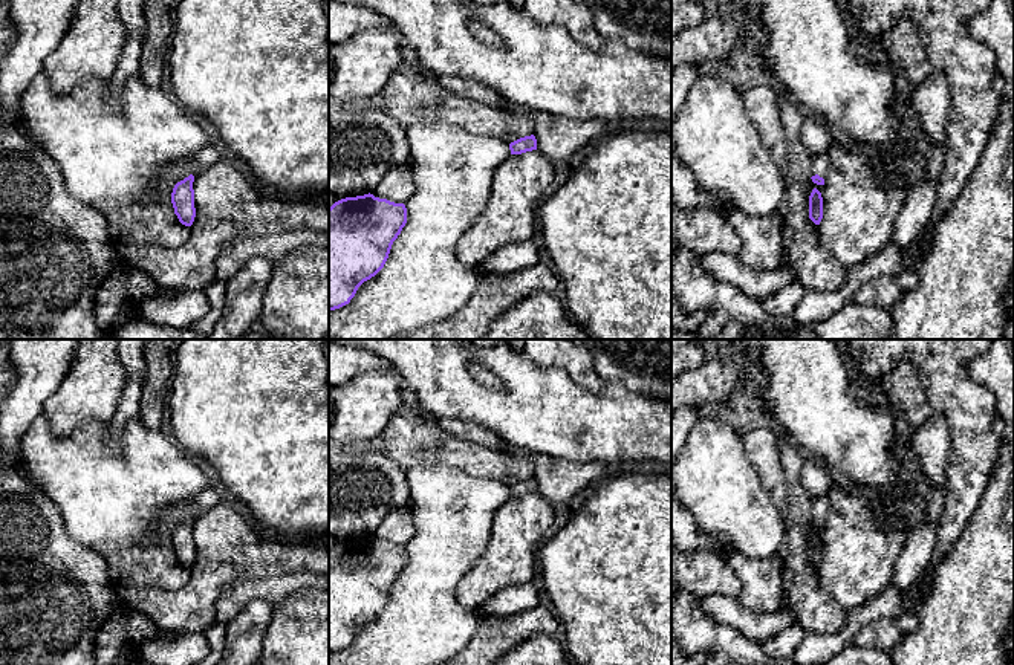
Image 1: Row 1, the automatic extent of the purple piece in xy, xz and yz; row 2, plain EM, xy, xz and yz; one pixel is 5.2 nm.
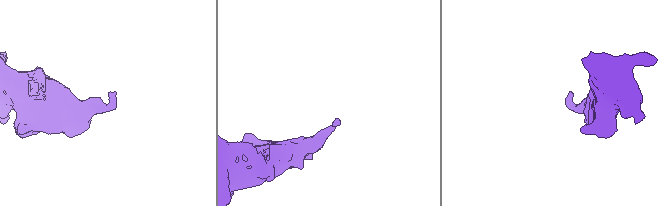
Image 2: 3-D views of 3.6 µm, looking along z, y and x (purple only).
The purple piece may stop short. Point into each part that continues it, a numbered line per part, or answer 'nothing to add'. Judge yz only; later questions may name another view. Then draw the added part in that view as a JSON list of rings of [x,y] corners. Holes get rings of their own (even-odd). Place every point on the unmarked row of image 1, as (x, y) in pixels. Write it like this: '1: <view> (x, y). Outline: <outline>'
1: yz (820, 505). Outline: [[[829,495],[812,498],[812,518],[818,517],[820,520],[824,521],[827,511],[829,511]]]

